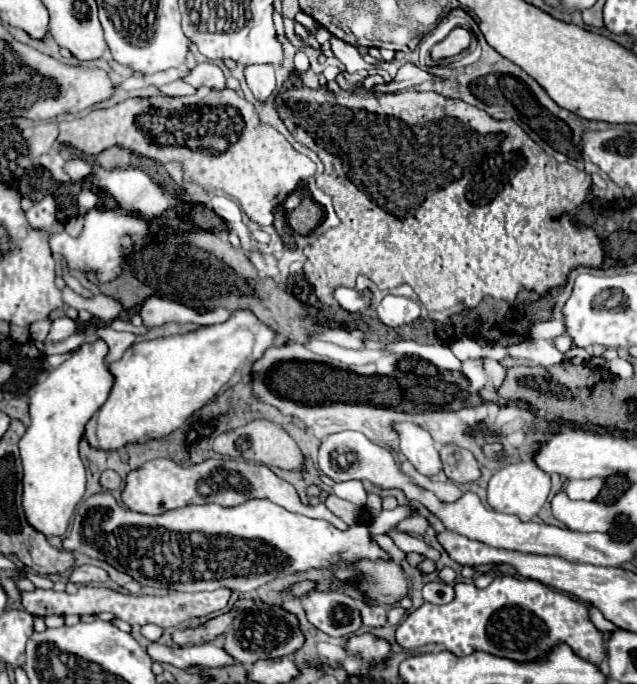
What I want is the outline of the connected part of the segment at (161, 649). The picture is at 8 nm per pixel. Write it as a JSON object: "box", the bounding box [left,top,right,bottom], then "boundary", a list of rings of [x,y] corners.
{"box":[147,642,235,668],"boundary":[[[157,642],[149,644],[147,654],[157,662],[169,662],[177,668],[225,668],[233,666],[235,660],[215,644],[201,644],[201,646],[161,646]]]}

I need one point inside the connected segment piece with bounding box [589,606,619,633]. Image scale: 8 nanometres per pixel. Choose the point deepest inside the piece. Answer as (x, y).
(596, 616)

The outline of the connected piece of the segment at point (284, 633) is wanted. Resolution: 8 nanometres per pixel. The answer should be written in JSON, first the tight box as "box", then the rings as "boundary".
{"box":[223,604,305,666],"boundary":[[[263,604],[259,608],[245,610],[235,616],[233,624],[227,628],[223,648],[243,666],[251,666],[263,658],[281,658],[297,652],[305,642],[303,632],[299,630],[299,620],[295,614],[283,610],[281,606]]]}

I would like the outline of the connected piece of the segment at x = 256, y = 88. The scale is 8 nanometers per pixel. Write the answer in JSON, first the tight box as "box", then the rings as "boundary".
{"box":[245,64,277,104],"boundary":[[[269,64],[247,66],[245,68],[245,78],[247,78],[247,84],[249,84],[257,102],[263,104],[265,100],[275,96],[275,92],[277,92],[275,68],[269,68]]]}

